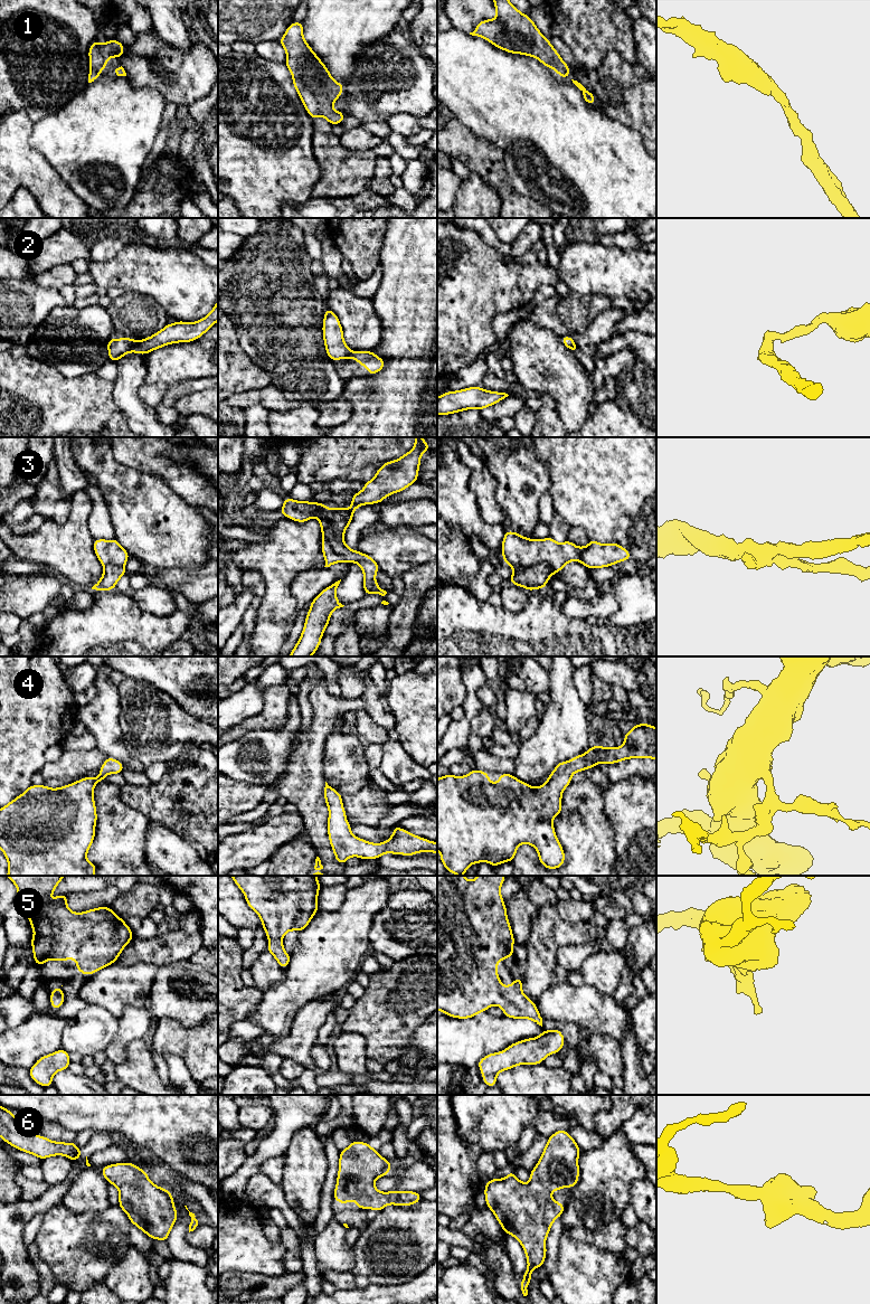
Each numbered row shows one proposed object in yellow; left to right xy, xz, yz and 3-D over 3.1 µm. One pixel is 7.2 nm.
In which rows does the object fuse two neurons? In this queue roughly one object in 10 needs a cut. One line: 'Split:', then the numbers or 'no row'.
Split: 2, 3

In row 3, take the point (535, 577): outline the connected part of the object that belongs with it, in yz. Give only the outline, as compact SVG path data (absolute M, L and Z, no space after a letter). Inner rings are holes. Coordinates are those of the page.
M537 564L528 568L513 569L509 578L512 585L533 590L546 588L548 579L555 571L546 564Z

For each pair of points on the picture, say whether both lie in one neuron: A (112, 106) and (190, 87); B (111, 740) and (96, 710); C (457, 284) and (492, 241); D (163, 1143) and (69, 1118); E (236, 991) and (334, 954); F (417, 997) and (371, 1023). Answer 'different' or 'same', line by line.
A: different
B: same
C: different
D: same
E: different
F: same

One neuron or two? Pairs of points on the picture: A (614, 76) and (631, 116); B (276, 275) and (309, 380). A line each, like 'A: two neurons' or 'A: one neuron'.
A: one neuron
B: one neuron

